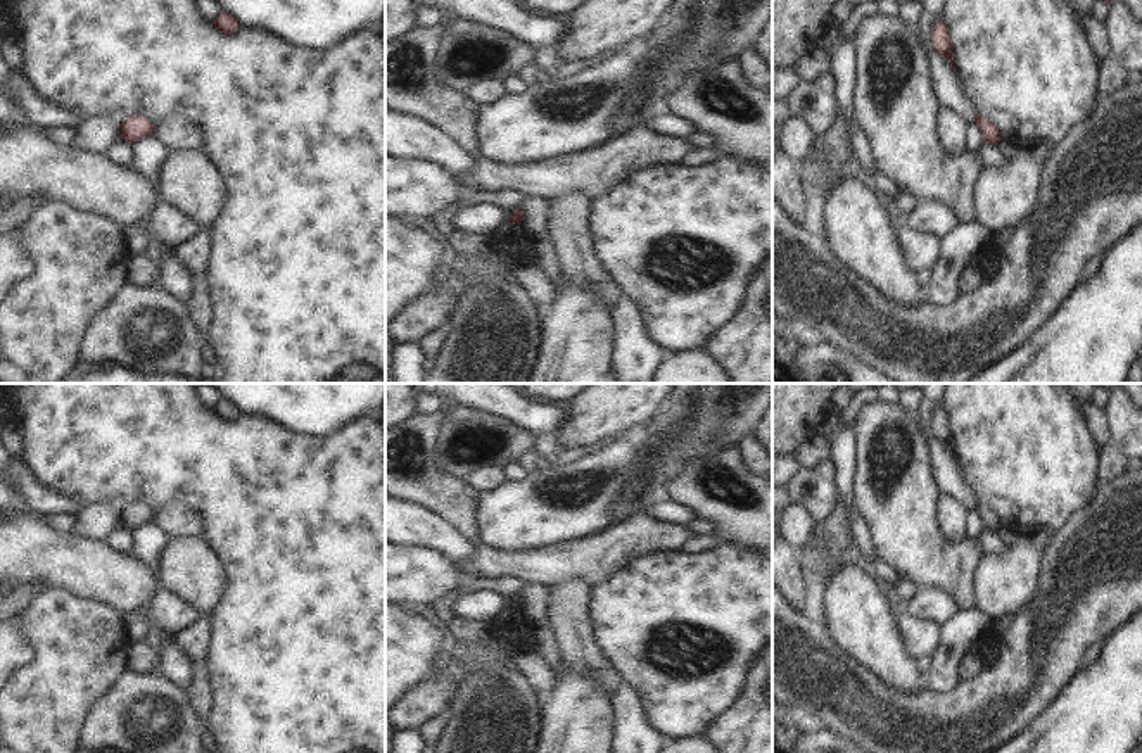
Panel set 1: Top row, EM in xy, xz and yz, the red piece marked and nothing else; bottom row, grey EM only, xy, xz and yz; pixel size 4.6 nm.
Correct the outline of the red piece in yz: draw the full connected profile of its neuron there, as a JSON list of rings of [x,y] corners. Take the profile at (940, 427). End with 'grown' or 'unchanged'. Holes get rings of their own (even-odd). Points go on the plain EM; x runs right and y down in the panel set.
[[[938,408],[938,409],[933,413],[931,430],[933,430],[933,435],[952,451],[952,458],[957,459],[957,458],[955,458],[955,452],[954,452],[954,449],[952,449],[952,447],[954,447],[954,437],[952,437],[952,428],[950,428],[950,425],[948,425],[948,413],[947,413],[945,408]]]; unchanged

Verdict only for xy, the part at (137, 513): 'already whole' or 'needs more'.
already whole

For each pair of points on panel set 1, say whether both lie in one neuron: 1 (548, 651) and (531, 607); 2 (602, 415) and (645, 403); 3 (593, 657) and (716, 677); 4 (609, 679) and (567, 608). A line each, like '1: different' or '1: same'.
1: same
2: same
3: different
4: same

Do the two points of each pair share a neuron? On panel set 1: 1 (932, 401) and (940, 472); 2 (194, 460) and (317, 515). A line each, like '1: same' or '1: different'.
1: same
2: same

